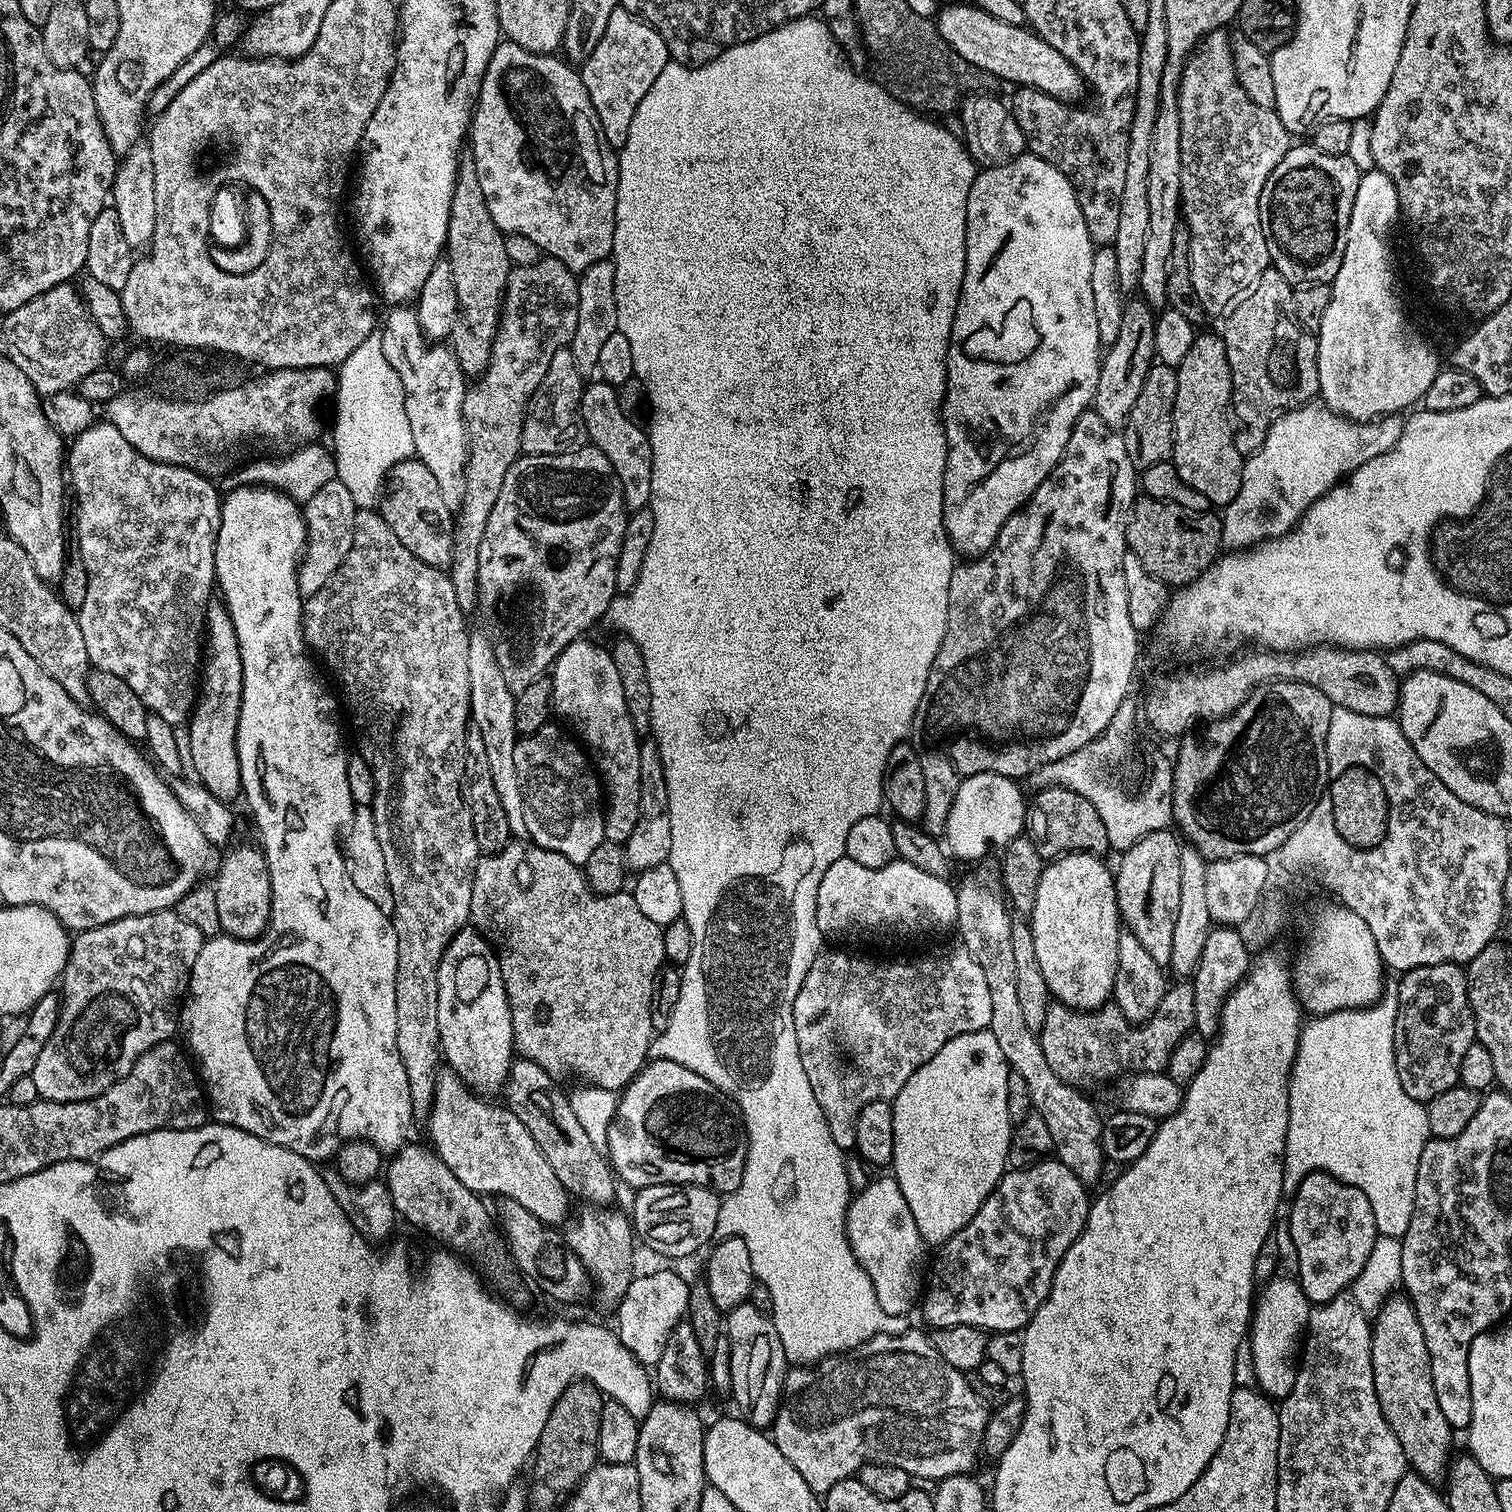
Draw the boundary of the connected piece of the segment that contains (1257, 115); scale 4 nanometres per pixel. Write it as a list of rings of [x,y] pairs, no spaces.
[[[1223,31],[1212,33],[1210,42],[1197,47],[1180,78],[1180,125],[1182,126],[1182,190],[1180,206],[1183,223],[1190,230],[1190,274],[1194,294],[1209,317],[1227,313],[1270,267],[1264,217],[1260,203],[1266,178],[1282,162],[1290,147],[1290,133],[1275,110],[1250,102],[1236,77],[1232,41]]]

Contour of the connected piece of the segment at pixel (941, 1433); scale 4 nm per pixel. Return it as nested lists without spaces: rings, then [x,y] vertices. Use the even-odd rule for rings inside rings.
[[[905,1330],[899,1334],[874,1336],[866,1343],[859,1344],[857,1348],[849,1348],[847,1352],[837,1352],[836,1355],[819,1361],[815,1365],[814,1371],[816,1373],[813,1374],[812,1381],[797,1396],[792,1396],[789,1400],[787,1397],[776,1409],[776,1418],[770,1425],[772,1441],[776,1443],[778,1450],[782,1450],[782,1454],[786,1454],[786,1462],[790,1462],[790,1466],[794,1466],[794,1470],[798,1470],[798,1474],[802,1474],[802,1478],[806,1480],[806,1486],[810,1486],[812,1492],[817,1494],[828,1492],[830,1486],[855,1477],[865,1464],[885,1464],[891,1468],[902,1470],[917,1481],[932,1480],[931,1482],[939,1482],[945,1480],[947,1476],[956,1476],[969,1471],[968,1464],[964,1460],[970,1459],[972,1447],[974,1449],[977,1447],[989,1413],[984,1412],[983,1402],[976,1397],[975,1390],[968,1385],[969,1377],[954,1366],[950,1366],[950,1362],[946,1362],[942,1358],[942,1354],[938,1354],[938,1350],[932,1345],[932,1341],[927,1335],[923,1336],[920,1332]]]

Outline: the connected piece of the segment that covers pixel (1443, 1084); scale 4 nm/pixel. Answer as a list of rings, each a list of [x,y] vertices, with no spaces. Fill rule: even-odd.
[[[1435,964],[1418,966],[1399,977],[1400,985],[1394,988],[1396,994],[1396,1021],[1394,1022],[1394,1062],[1398,1070],[1398,1082],[1410,1098],[1427,1102],[1446,1094],[1446,1090],[1460,1084],[1462,1062],[1466,1050],[1477,1043],[1476,1023],[1468,997],[1468,974],[1458,964]]]

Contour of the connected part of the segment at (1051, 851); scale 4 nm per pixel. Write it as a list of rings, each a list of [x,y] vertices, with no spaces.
[[[1060,785],[1041,788],[1033,800],[1031,797],[1026,808],[1026,834],[1034,842],[1040,856],[1055,858],[1065,852],[1104,854],[1104,851],[1109,851],[1106,829],[1086,798]]]

